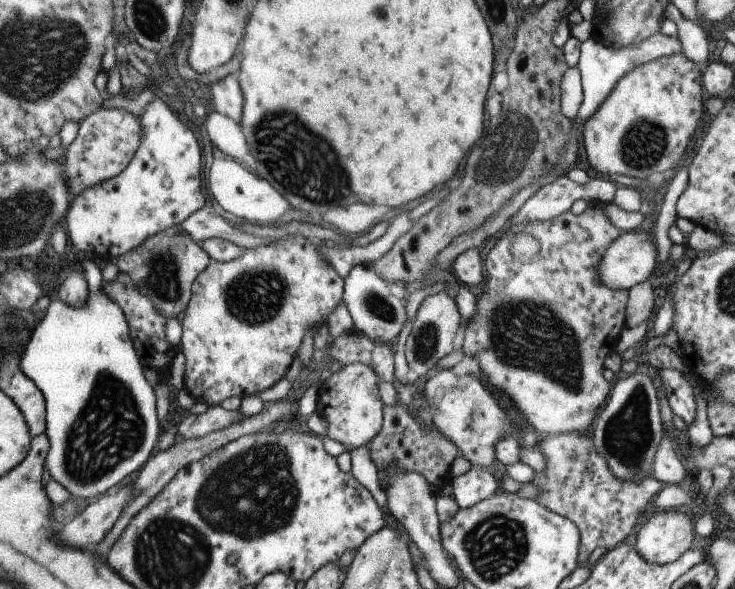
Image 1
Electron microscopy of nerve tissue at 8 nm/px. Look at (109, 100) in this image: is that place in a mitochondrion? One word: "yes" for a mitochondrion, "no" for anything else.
no

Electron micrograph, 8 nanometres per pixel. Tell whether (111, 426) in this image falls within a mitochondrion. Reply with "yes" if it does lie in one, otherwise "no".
yes

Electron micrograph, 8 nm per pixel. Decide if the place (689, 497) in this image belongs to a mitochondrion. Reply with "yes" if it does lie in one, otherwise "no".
no

